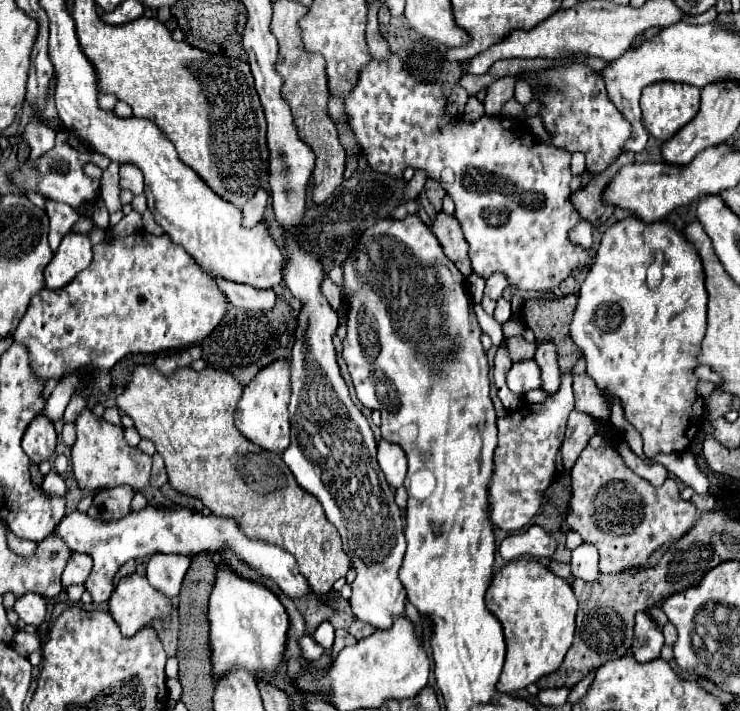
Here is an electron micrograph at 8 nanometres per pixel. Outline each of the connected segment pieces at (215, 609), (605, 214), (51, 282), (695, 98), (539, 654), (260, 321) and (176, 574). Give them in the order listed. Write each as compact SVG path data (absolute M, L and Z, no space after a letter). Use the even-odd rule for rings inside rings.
M229 569L217 571L209 601L209 645L213 653L213 671L221 679L233 669L247 669L257 679L271 679L283 665L285 635L289 617L285 607L267 587L241 579Z
M621 153L621 157L613 165L609 165L603 173L595 175L585 189L579 189L571 197L571 201L575 201L575 209L579 209L579 217L583 217L583 221L589 221L593 227L599 227L613 215L615 209L611 205L601 203L601 191L607 187L607 183L613 179L613 175L627 163L633 163L633 153Z
M67 233L53 257L53 261L45 269L47 289L57 291L63 289L77 273L89 267L93 259L89 235L83 233Z
M657 81L657 83L647 85L647 89L643 89L643 95L641 95L641 109L643 109L645 129L661 141L671 139L683 125L687 125L697 115L699 97L701 97L701 89L695 89L695 87L683 85L683 83Z
M515 559L495 573L485 603L499 619L507 643L505 667L497 683L501 693L525 689L539 677L559 669L575 633L577 597L569 581L553 575L545 565L533 559Z
M277 299L275 307L267 313L231 307L219 323L219 329L215 329L207 339L201 341L203 359L207 367L229 371L241 385L247 385L247 381L251 381L263 367L277 359L289 357L291 345L295 341L295 325L297 319L293 315L291 305L285 299Z
M155 553L147 563L147 579L157 591L169 597L177 597L181 581L189 569L189 563L191 559L185 555Z

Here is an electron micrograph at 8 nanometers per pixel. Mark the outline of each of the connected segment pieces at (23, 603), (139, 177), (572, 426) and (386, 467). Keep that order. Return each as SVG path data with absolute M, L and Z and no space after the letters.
M27 593L21 599L15 601L15 613L25 621L35 627L39 627L45 617L47 617L47 601L41 595Z
M131 163L119 165L119 177L121 177L121 189L129 189L135 195L143 193L143 173L139 167Z
M573 411L569 415L569 423L567 423L567 433L565 433L565 441L561 445L561 463L563 467L569 471L579 453L587 447L589 439L595 435L595 423L589 415Z
M379 441L377 461L379 461L389 485L393 485L393 487L403 485L403 479L407 473L407 457L405 457L403 449L399 449L399 445L395 445L391 441Z

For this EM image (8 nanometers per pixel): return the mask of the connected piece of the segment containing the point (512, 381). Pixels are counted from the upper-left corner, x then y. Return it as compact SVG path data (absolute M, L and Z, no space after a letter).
M517 361L507 373L507 385L513 393L525 393L541 387L541 369L535 361Z

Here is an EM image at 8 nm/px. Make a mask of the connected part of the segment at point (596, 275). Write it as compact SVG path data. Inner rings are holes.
M627 217L623 221L617 221L613 227L609 227L605 231L605 235L601 239L601 245L597 249L597 255L595 255L595 263L589 269L587 279L583 281L581 291L579 291L579 303L575 307L573 321L571 321L571 339L575 341L579 351L583 353L583 357L587 361L587 375L593 377L593 381L597 383L601 393L617 397L621 401L625 419L641 433L641 437L643 437L643 451L645 451L645 455L649 459L653 459L659 453L679 453L679 451L685 451L689 447L689 443L693 441L693 437L699 433L699 429L701 429L701 425L705 421L705 401L703 401L703 397L697 395L697 381L699 379L695 375L695 369L699 367L697 357L699 357L701 341L705 337L705 305L707 305L707 291L705 291L705 273L703 273L701 259L699 259L695 247L683 235L679 235L673 229L673 225L669 225L669 223L649 223L647 225L647 223L639 221L637 217ZM657 251L665 253L663 267L661 267L663 281L661 281L657 291L649 291L647 283L645 283L645 271L655 261L655 253Z

